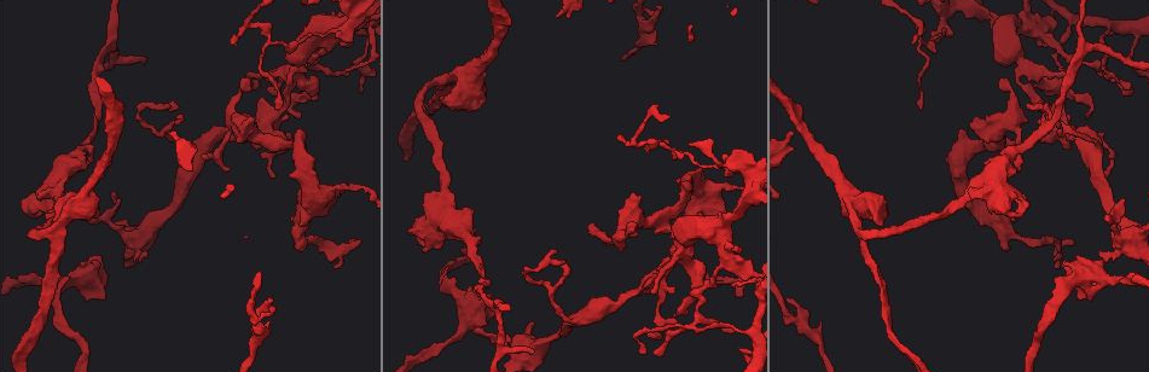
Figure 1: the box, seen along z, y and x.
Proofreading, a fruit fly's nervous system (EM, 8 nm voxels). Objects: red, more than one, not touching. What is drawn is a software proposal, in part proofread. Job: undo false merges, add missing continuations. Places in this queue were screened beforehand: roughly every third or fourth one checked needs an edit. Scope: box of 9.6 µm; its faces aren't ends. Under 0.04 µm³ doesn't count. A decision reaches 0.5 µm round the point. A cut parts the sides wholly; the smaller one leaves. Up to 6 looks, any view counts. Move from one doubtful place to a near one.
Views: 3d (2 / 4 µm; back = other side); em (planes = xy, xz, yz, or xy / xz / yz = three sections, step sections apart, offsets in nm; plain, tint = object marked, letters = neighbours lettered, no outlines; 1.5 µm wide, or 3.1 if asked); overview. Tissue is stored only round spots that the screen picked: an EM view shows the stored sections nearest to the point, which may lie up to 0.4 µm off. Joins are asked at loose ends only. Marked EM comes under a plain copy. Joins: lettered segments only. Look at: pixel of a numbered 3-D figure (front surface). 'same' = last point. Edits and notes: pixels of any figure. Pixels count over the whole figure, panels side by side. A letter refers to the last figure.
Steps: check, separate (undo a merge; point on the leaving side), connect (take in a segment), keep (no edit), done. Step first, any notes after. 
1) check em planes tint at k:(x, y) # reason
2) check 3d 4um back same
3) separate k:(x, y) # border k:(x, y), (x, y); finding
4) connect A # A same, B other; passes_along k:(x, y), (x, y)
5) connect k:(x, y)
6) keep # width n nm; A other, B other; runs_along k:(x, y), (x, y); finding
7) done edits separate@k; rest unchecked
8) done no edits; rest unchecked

check em planes letters at 1:(146, 60) # tapers out

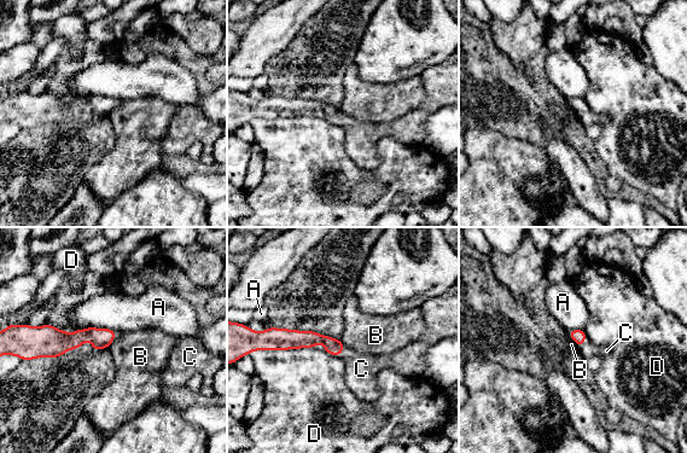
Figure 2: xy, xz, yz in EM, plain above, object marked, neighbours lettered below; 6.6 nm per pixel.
connect C # A other, B other, C same, D other; passes_along 2:(306, 338), (341, 352), (361, 369); it goes on there

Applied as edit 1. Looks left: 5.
check overview # see it whole again

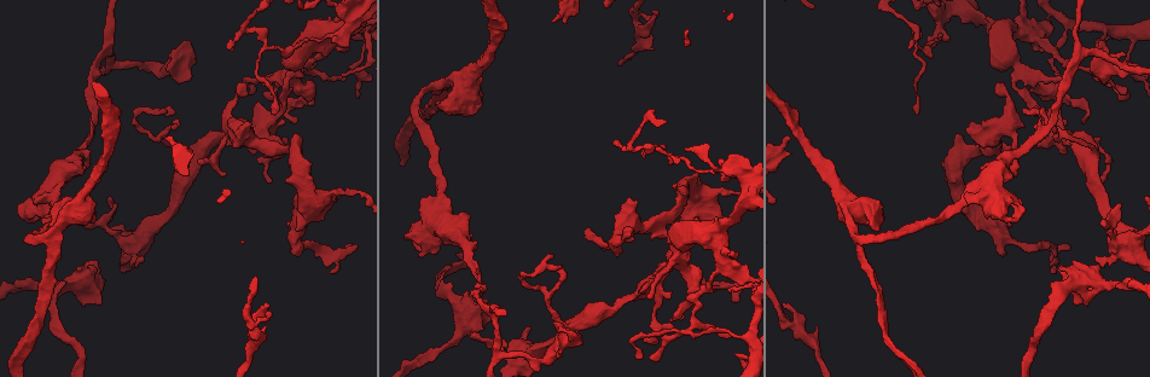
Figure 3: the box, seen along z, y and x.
check em planes letters at 3:(199, 160) # thin end

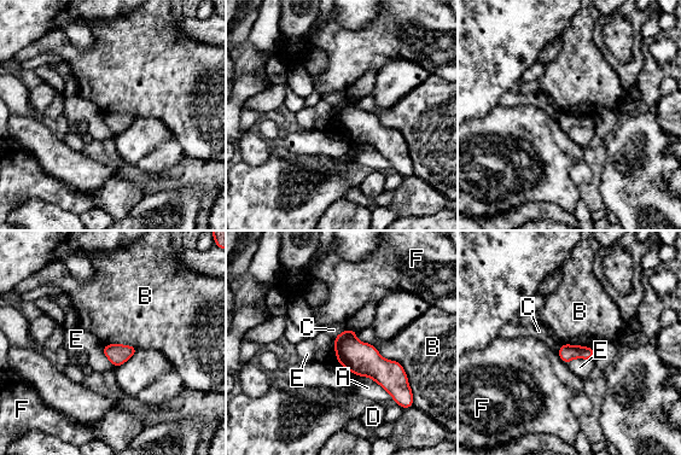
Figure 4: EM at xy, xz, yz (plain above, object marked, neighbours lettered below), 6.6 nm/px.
keep # A other, B other, C other, D other, E other, F other; no lettered segment goes on from it

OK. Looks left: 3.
check 3d 4um at 3:(338, 197) # free end

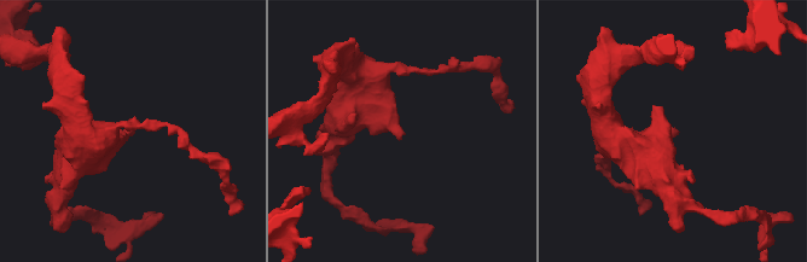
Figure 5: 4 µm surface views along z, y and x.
check em planes letters at 5:(400, 135)

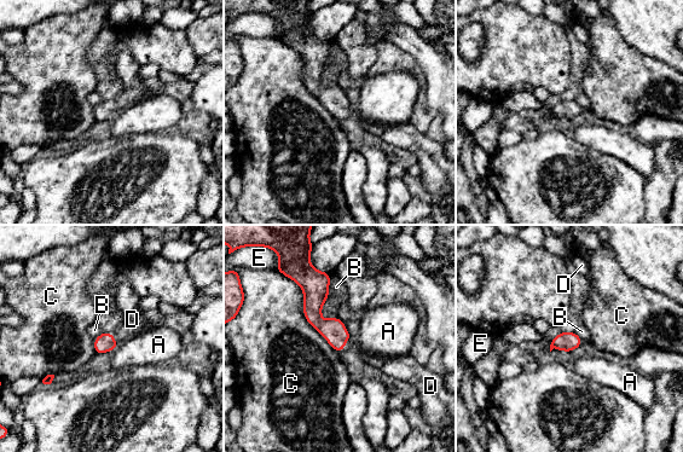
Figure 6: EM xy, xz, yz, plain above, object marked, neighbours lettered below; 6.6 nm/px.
connect D # A other, B other, C other, D same, E other; passes_along 6:(333, 330), (345, 341), (375, 360); the neuron continues

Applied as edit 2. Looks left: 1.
done edits connect@2, connect@6; rest unchecked

